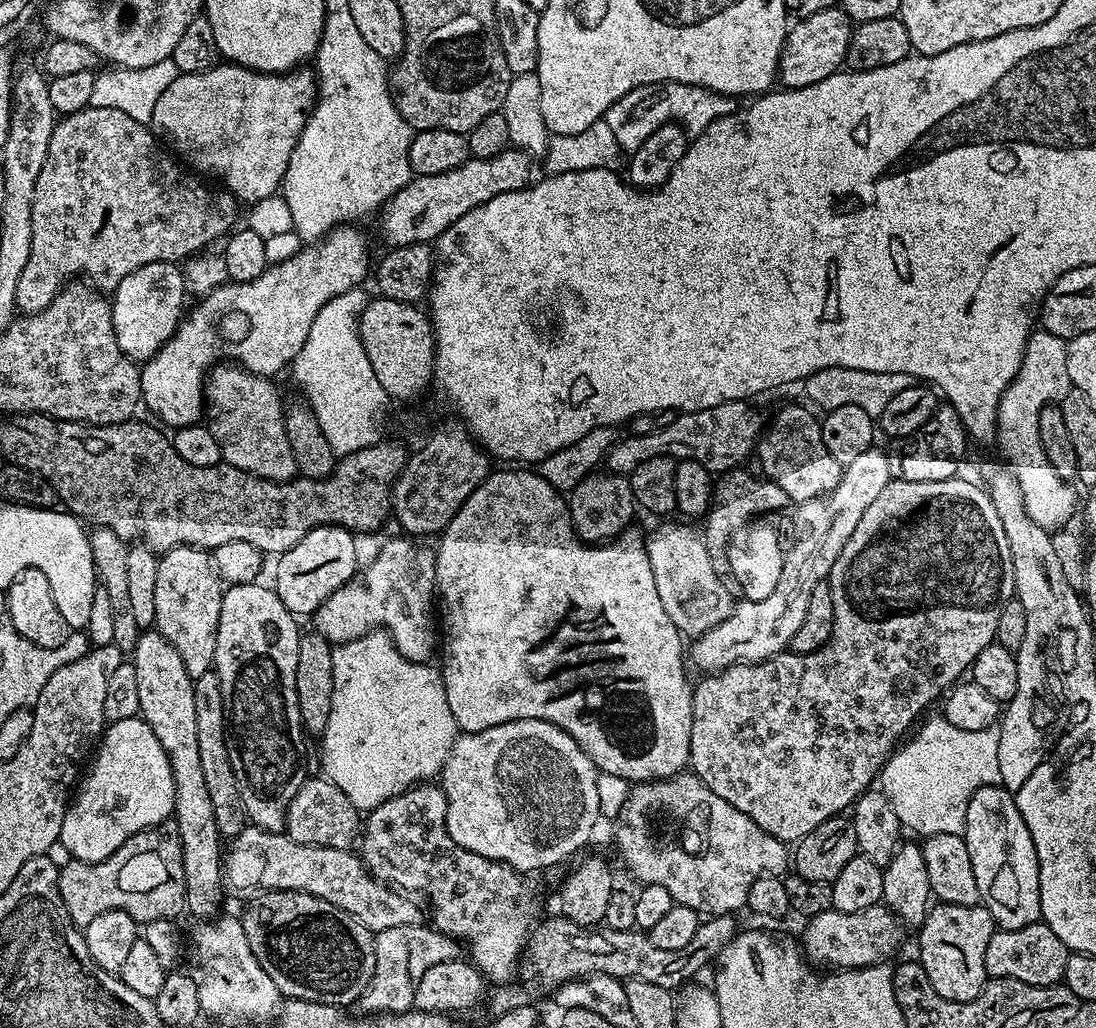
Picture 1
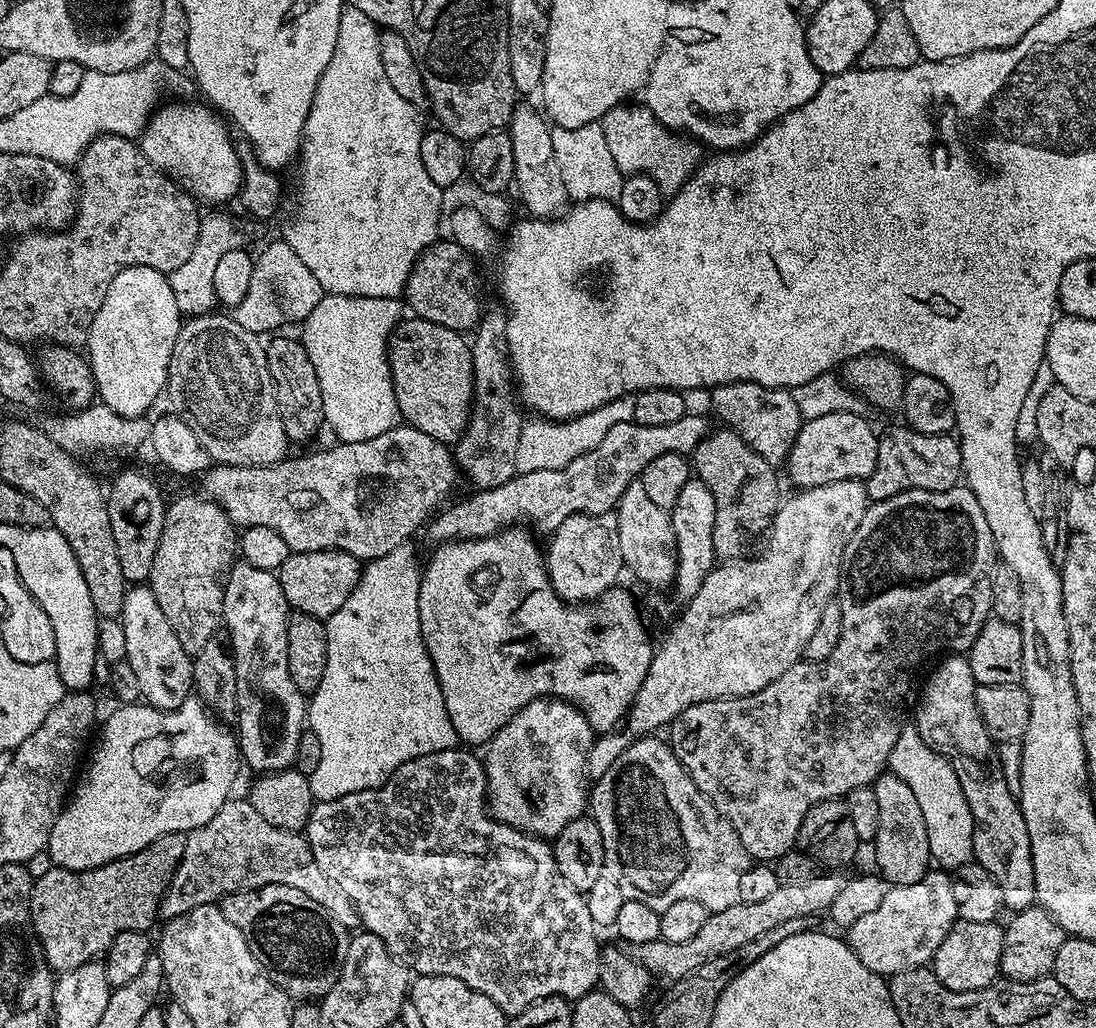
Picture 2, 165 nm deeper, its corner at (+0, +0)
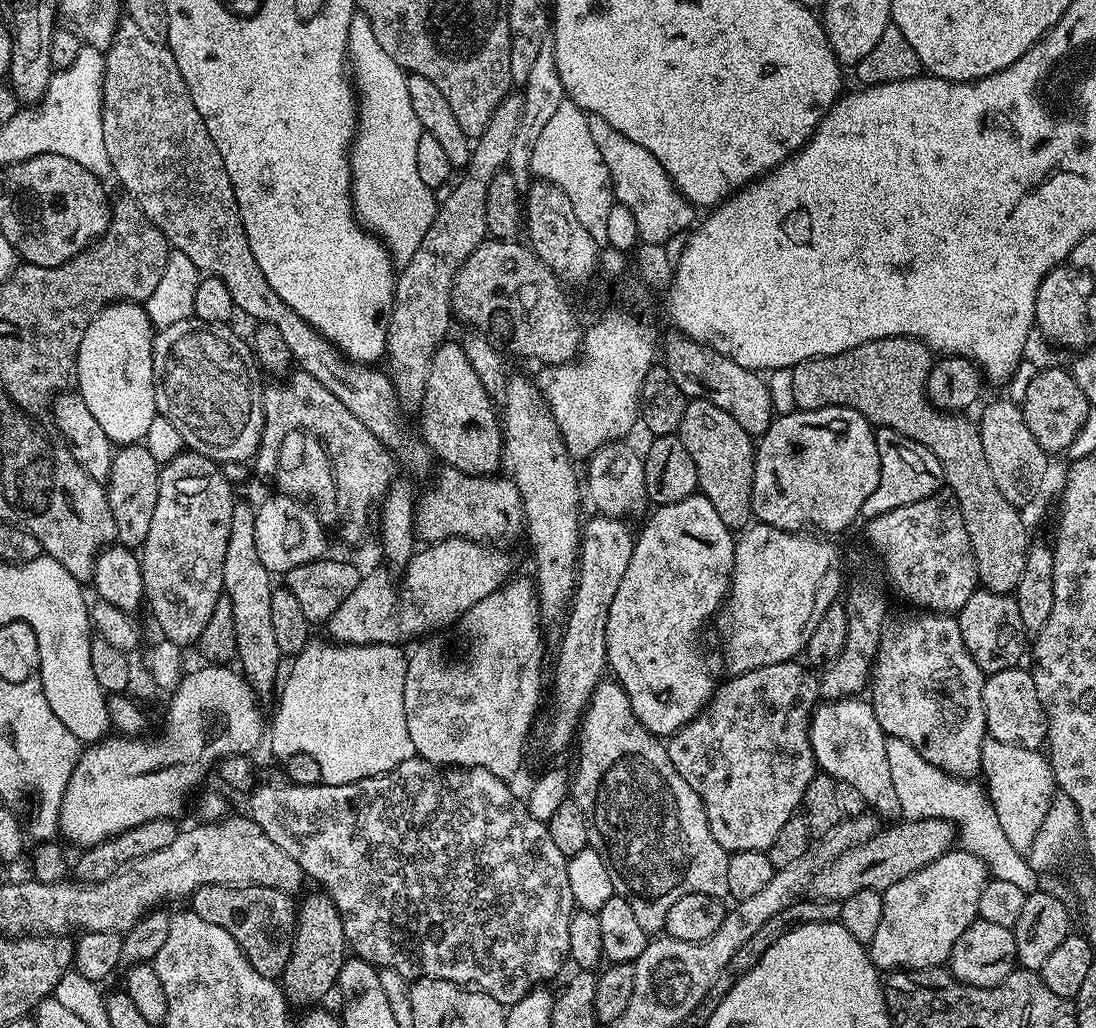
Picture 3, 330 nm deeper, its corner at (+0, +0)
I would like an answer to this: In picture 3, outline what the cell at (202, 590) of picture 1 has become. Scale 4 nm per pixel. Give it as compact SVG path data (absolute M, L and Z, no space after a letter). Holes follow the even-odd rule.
M191 450L181 452L160 468L157 484L157 501L146 540L139 549L140 574L144 583L146 608L152 611L160 636L171 644L187 646L199 641L202 629L214 612L214 602L224 590L222 562L226 558L226 542L230 534L230 514L234 497L234 485L224 477L224 469L219 463Z

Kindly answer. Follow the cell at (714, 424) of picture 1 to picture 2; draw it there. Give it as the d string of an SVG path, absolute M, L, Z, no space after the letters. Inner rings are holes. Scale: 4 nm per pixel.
M695 414L678 418L678 422L669 422L667 426L642 426L631 419L619 422L616 426L610 426L598 446L574 458L561 469L515 474L500 486L477 491L474 494L477 496L468 496L457 504L449 503L441 507L429 519L426 532L433 540L433 545L439 546L450 540L493 536L501 528L516 526L528 519L527 523L537 533L551 534L558 526L562 526L562 522L566 522L566 518L579 512L593 516L613 511L626 486L637 483L642 470L646 470L654 458L671 452L688 456L707 438L709 431L707 418Z

